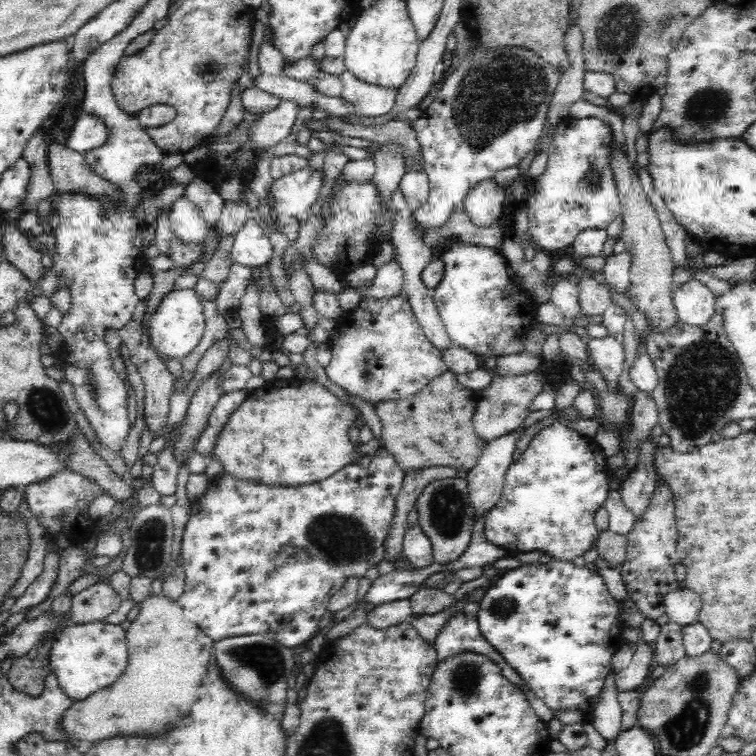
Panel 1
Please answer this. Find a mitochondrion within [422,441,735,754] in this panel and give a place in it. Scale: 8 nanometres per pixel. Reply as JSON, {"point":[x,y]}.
{"point":[690,723]}

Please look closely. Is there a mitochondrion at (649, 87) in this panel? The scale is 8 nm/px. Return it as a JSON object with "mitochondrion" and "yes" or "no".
{"mitochondrion":"no"}

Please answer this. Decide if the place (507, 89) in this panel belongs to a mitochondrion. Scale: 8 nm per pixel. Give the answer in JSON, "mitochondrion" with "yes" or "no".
{"mitochondrion":"yes"}

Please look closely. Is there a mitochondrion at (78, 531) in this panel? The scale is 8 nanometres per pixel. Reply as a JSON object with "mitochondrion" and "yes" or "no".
{"mitochondrion":"no"}

